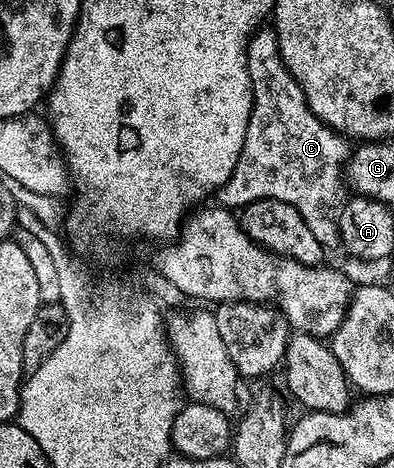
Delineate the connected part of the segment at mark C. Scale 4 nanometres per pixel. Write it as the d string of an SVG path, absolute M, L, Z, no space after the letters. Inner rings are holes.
M259 30L255 32L250 38L250 45L246 48L246 57L248 58L248 74L250 75L250 85L252 86L252 94L254 95L254 105L252 106L252 114L248 122L248 134L244 138L244 150L236 162L236 170L232 174L232 178L228 178L228 182L222 188L218 189L216 193L217 199L222 199L219 200L221 207L231 210L241 210L247 204L251 204L257 200L279 200L280 202L284 202L288 206L295 208L300 214L300 218L304 218L308 230L312 230L312 234L316 234L316 242L320 242L323 249L330 250L333 244L337 245L339 243L338 219L342 214L344 201L348 196L348 188L344 183L344 169L347 160L350 159L351 145L348 143L347 137L343 136L342 133L329 128L327 124L320 122L320 118L316 118L316 114L312 114L312 110L304 98L304 90L300 90L300 86L294 81L292 74L284 66L282 55L278 52L278 38L274 35L273 31L266 30L265 32L265 30Z

